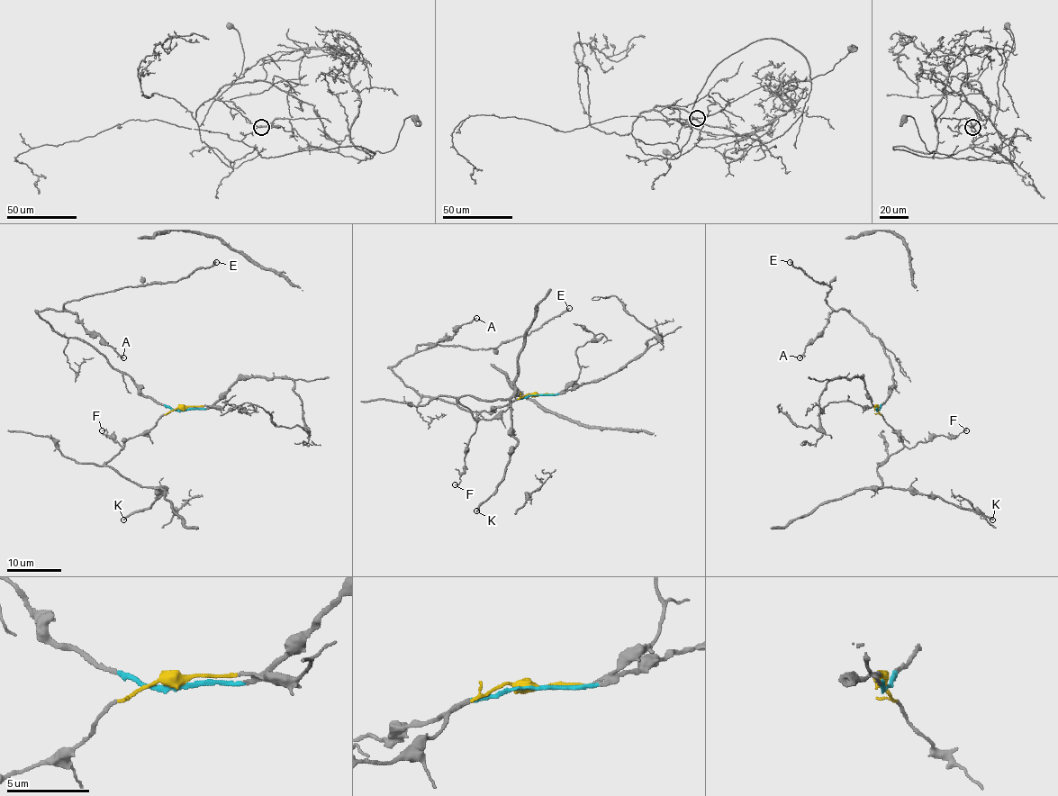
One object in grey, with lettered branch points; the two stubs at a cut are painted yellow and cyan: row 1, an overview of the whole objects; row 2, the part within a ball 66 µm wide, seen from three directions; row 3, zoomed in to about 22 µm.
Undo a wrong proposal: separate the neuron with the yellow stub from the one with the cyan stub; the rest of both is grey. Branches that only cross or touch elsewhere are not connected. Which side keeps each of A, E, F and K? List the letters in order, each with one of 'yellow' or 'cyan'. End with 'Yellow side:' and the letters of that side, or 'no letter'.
A: cyan
E: cyan
F: yellow
K: yellow
Yellow side: F, K

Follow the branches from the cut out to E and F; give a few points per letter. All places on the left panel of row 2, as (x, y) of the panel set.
E: (184, 411), (147, 398), (134, 380), (85, 342), (57, 332), (39, 312), (122, 287), (176, 282), (216, 261)
F: (182, 411), (173, 409), (150, 429), (131, 438), (123, 448), (105, 430), (102, 430)

